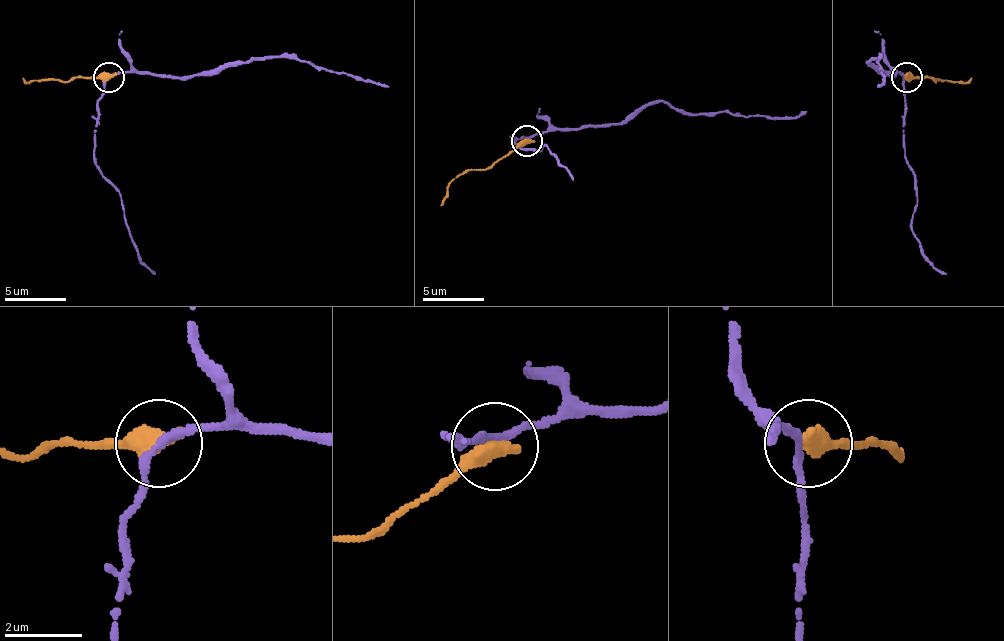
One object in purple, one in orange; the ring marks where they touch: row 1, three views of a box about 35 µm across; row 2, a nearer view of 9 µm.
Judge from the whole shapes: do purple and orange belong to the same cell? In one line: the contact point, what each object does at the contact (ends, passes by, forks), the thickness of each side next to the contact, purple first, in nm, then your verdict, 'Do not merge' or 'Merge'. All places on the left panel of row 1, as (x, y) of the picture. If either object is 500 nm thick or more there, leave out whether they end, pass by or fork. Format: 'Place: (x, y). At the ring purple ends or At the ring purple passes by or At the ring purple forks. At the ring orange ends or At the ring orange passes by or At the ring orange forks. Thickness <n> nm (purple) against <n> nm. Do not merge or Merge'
Place: (108, 77). Thickness 200 nm (purple) against 550 nm. Do not merge

